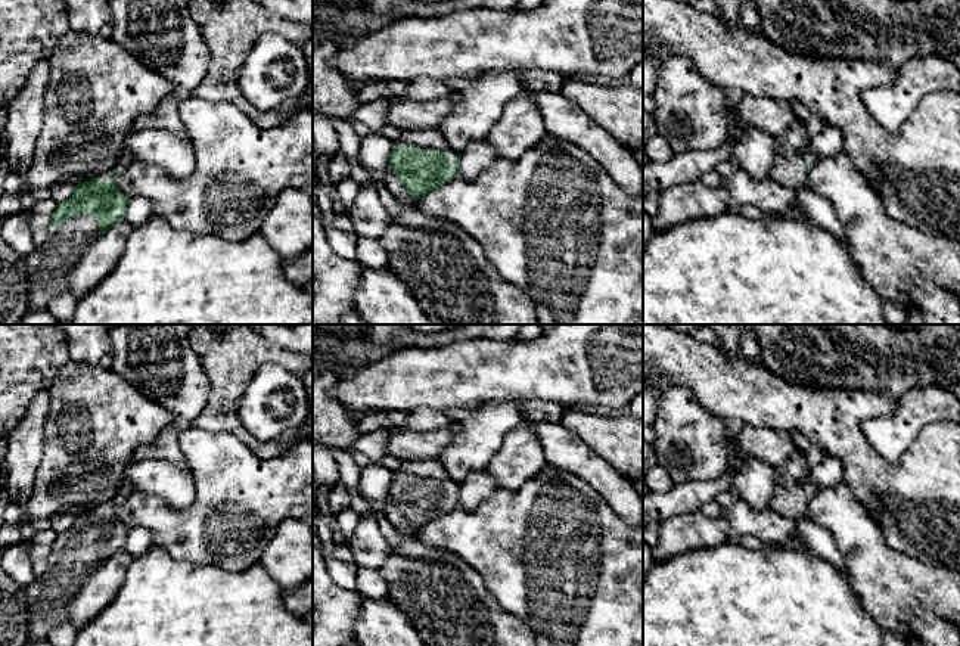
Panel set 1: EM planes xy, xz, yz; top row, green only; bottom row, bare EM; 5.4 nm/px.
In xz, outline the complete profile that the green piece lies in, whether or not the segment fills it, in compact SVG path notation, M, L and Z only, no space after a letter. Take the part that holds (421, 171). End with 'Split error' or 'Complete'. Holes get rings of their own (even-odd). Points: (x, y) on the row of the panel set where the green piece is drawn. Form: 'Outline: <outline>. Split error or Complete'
Outline: M438 130L404 131L392 145L388 167L400 177L408 195L419 201L459 174L460 155L450 149Z. Split error

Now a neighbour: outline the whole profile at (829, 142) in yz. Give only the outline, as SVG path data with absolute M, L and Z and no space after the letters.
M824 125L823 130L810 139L801 156L814 156L817 159L829 159L844 150L844 134L839 128Z

